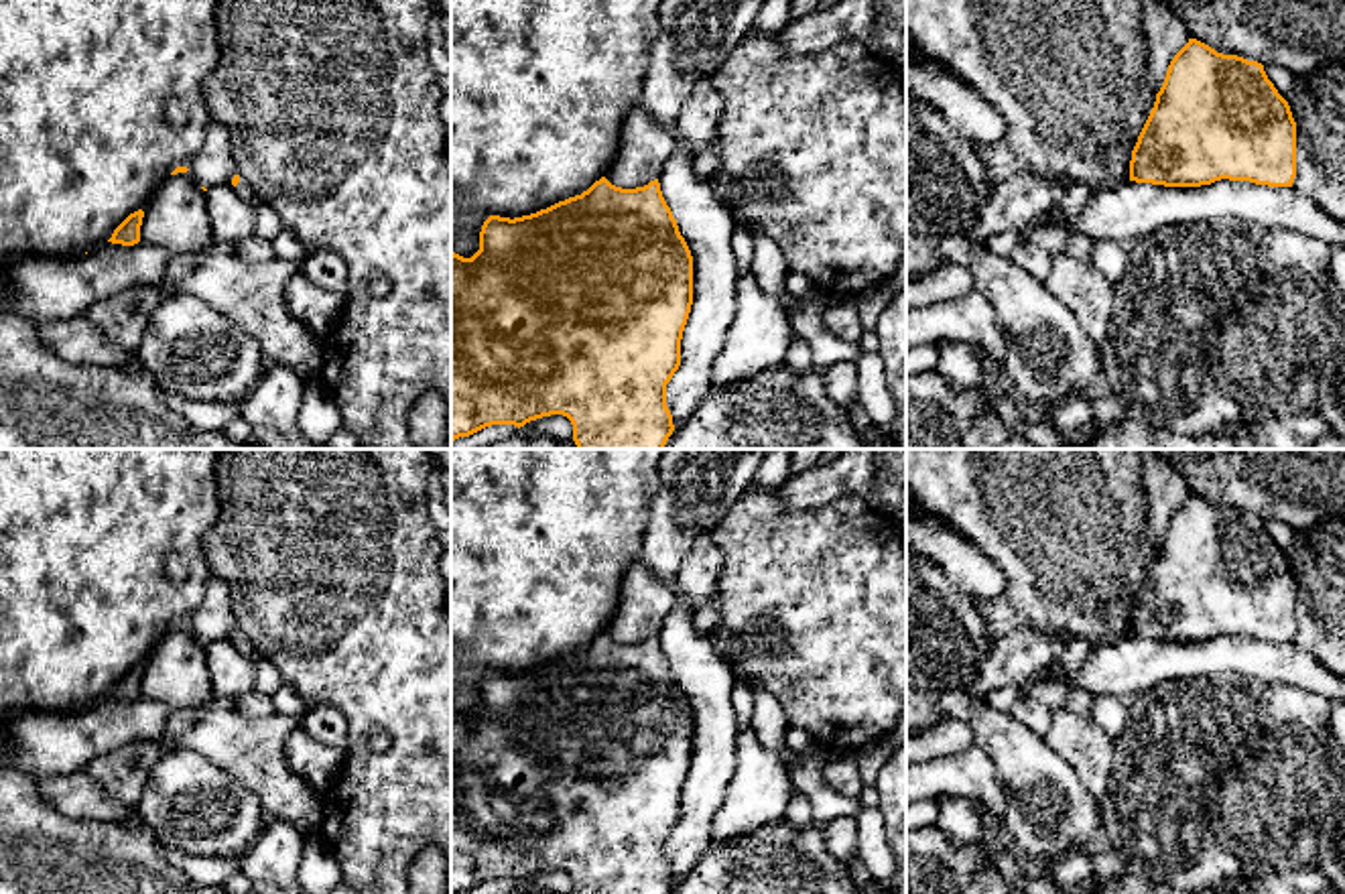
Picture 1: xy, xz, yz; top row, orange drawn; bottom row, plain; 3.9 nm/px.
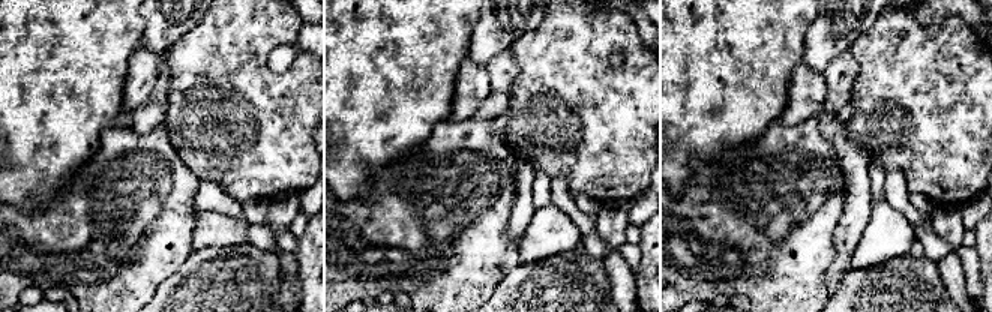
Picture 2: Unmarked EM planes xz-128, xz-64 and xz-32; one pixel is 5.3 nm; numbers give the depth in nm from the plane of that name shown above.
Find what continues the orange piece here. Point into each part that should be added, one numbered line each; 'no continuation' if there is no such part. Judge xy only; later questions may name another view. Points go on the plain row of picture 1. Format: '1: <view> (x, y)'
1: xy (242, 643)

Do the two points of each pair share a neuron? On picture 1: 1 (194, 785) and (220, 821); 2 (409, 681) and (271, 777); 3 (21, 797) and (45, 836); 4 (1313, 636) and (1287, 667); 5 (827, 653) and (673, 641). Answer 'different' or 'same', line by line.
1: same
2: different
3: same
4: different
5: different

